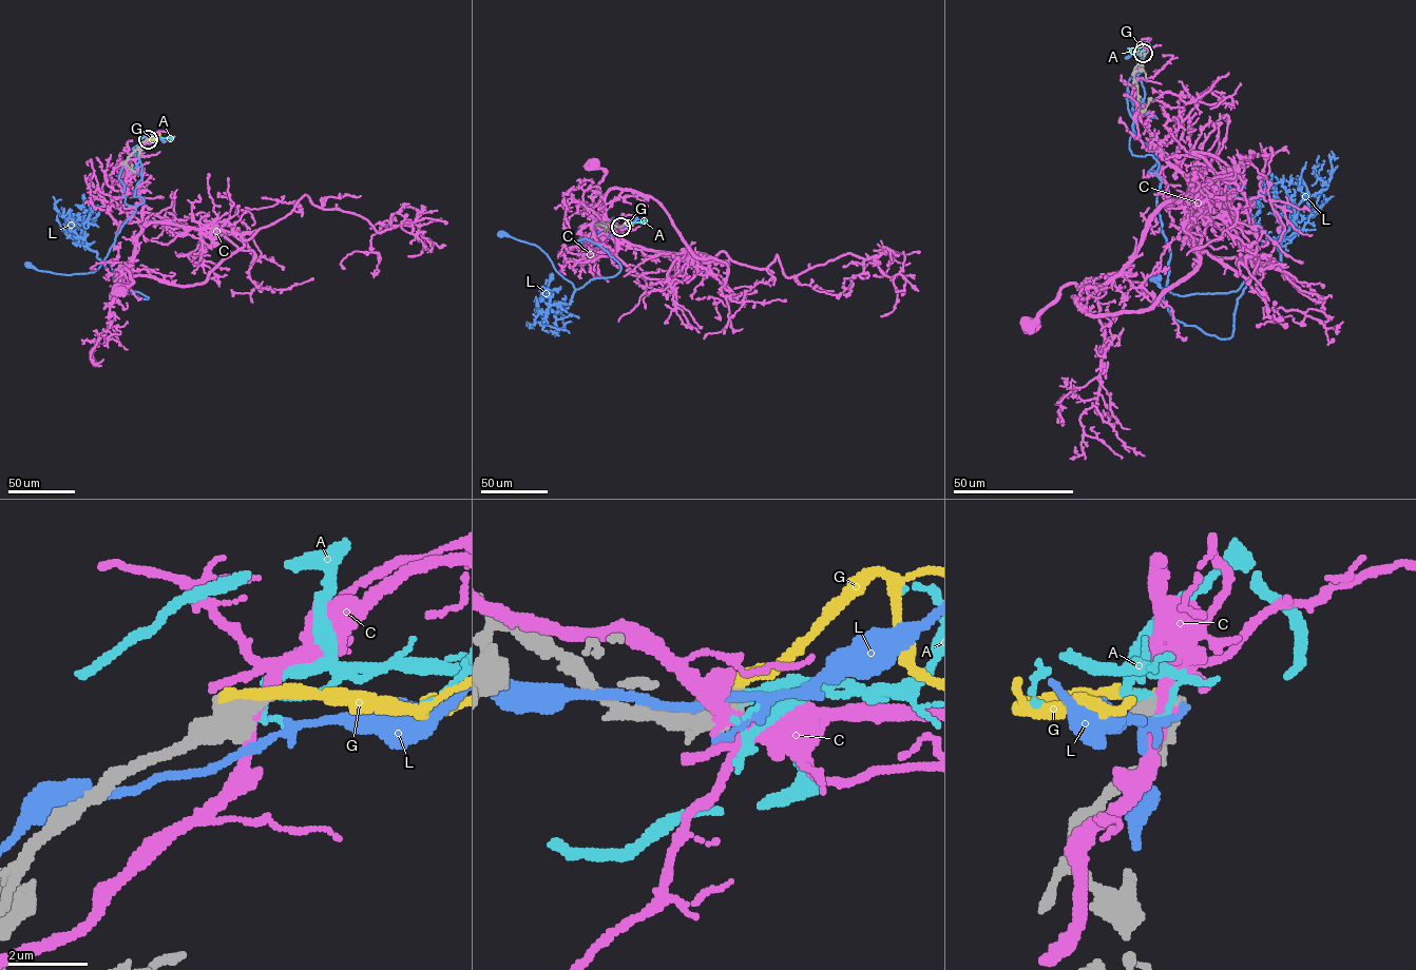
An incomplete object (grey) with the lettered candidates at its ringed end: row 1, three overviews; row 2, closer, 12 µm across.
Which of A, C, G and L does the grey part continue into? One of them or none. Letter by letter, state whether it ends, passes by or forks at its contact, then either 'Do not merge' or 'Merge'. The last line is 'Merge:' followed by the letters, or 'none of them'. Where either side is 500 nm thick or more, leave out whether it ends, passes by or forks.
A: Merge
C: Do not merge
G: Do not merge
L: Do not merge
Merge: A

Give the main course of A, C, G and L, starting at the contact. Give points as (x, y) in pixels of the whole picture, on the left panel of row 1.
A: (148, 139), (174, 136)
C: (147, 139), (126, 163), (126, 191), (140, 198), (144, 226), (132, 270), (122, 269), (133, 282), (120, 291)
G: (147, 139), (155, 138), (159, 134)
L: (147, 139), (133, 149), (144, 201), (103, 265), (148, 298), (109, 264), (67, 274), (29, 265)

